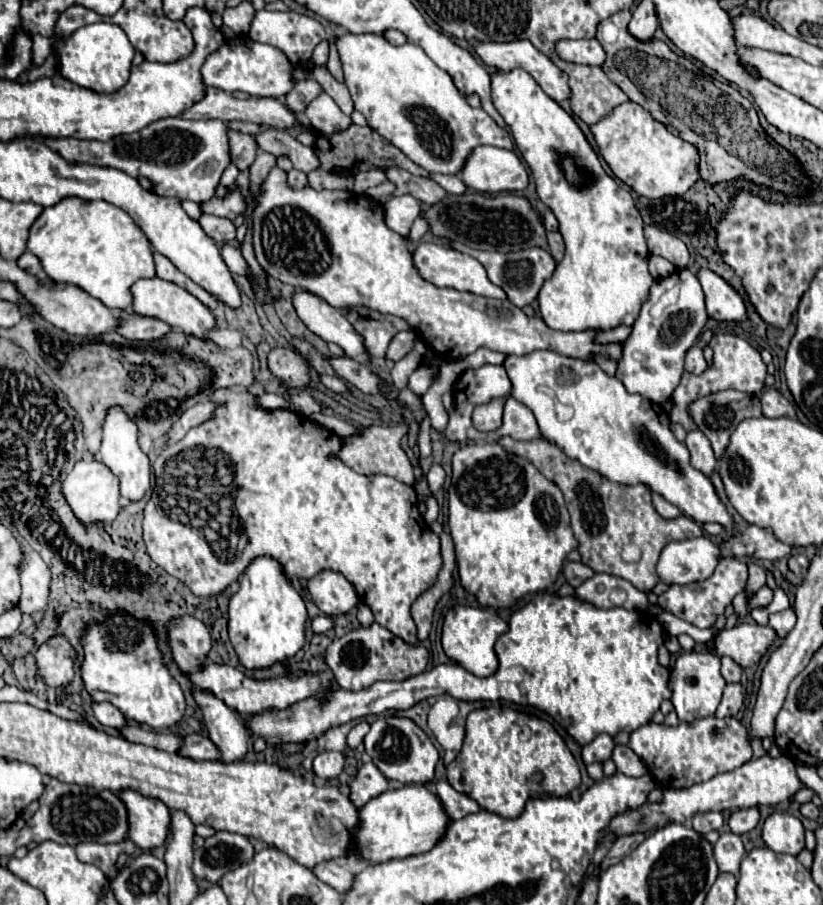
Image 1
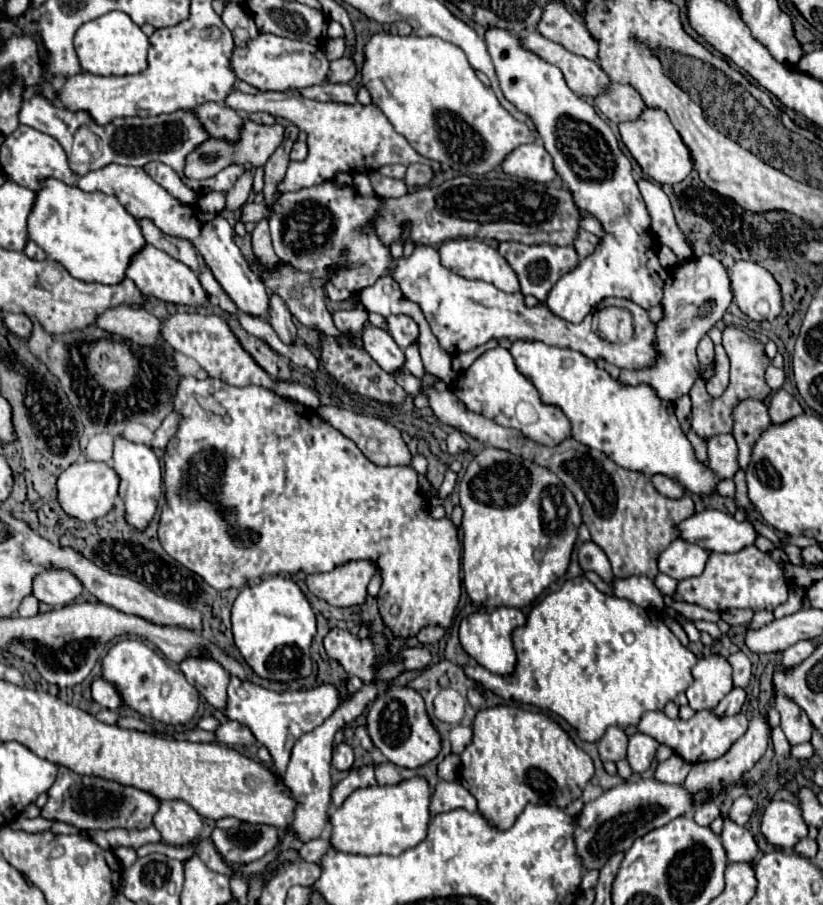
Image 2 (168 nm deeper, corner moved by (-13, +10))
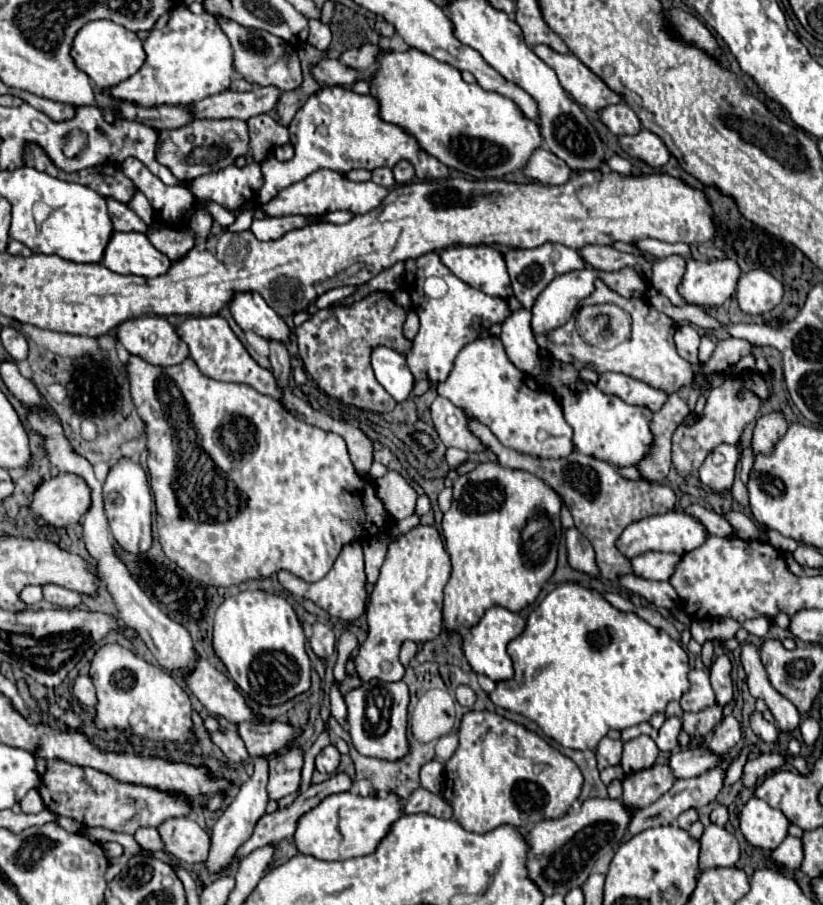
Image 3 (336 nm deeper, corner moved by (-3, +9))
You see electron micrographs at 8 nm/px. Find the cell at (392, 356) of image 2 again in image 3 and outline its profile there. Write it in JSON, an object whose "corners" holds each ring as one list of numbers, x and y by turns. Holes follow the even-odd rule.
{"corners":[[377,347,377,349,373,349,371,361,373,361,375,377,385,387,385,391,397,403,405,401,411,395,413,385,415,385,413,373,409,371,405,357,399,355,397,351,393,351,393,349]]}

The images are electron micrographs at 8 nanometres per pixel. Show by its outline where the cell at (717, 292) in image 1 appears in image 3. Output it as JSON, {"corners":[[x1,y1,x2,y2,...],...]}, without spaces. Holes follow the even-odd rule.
{"corners":[[763,269,749,271,741,275,737,283,737,299,739,307,745,313,769,313,783,299,783,283,775,279,771,273,765,273]]}

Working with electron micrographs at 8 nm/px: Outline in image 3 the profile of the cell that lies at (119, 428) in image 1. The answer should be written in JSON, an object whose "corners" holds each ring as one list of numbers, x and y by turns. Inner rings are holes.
{"corners":[[121,459,107,475,107,481,103,485,103,497,105,497,105,513,109,519,109,527,119,547,133,555,147,553,153,543,151,537,153,499,151,499,147,475,141,469,141,465,133,463,131,459]]}

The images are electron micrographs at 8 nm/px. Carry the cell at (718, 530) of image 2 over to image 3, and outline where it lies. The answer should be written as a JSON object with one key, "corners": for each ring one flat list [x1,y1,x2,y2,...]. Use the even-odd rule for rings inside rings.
{"corners":[[669,511,665,515,645,517,641,521,635,521,633,525,627,525,623,529,621,537,617,539,617,549,627,559,633,559,633,557,649,553,649,551,683,555,683,553,703,545,703,541,705,541,705,527,699,521,695,521,693,517,685,515,683,511]]}

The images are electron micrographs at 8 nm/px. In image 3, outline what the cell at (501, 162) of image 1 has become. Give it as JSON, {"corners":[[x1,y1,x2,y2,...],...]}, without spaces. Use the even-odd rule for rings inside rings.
{"corners":[[539,147,531,155,523,173,543,185,563,185,565,181,577,175,573,173,573,169,569,169,569,165,565,165,565,161,561,161,559,157,553,157,553,153,549,153,543,147]]}

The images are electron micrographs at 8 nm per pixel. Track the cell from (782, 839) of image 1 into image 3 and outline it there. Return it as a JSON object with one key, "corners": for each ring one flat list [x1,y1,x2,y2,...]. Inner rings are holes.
{"corners":[[751,797,741,809,739,827,751,845,771,851,787,837,789,821,779,809,769,807,757,797]]}

